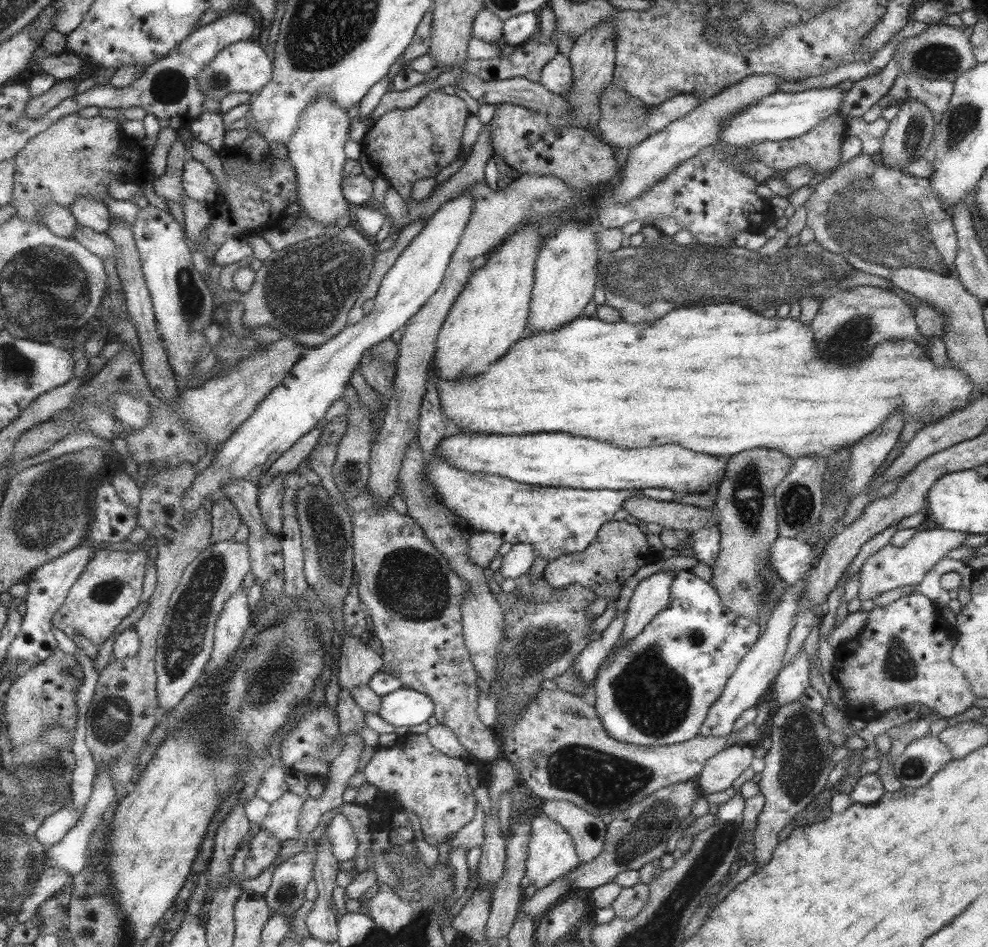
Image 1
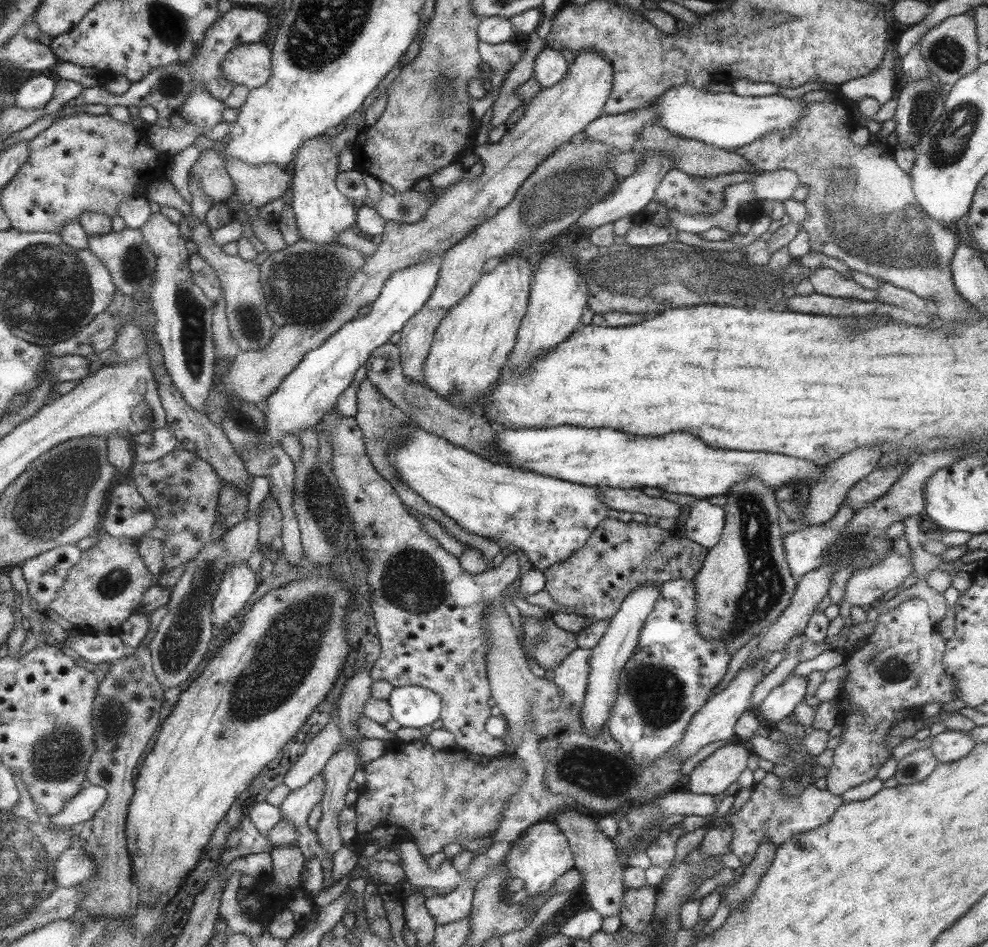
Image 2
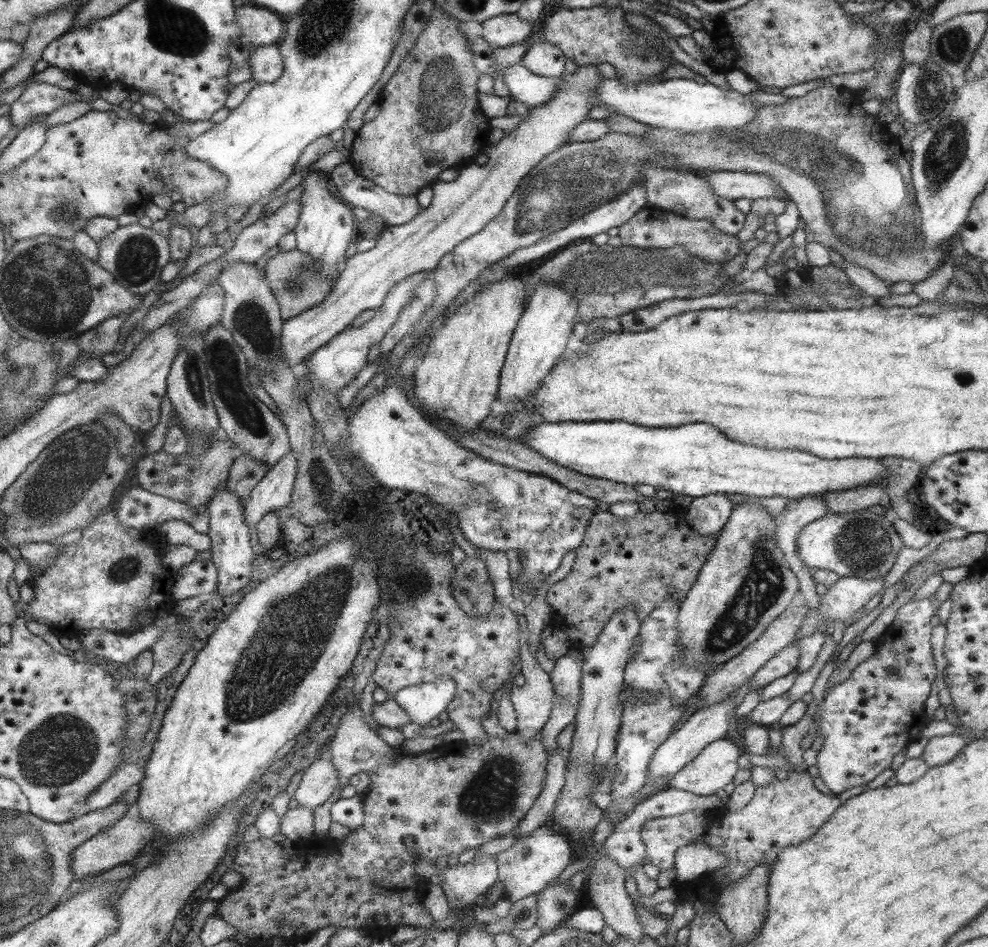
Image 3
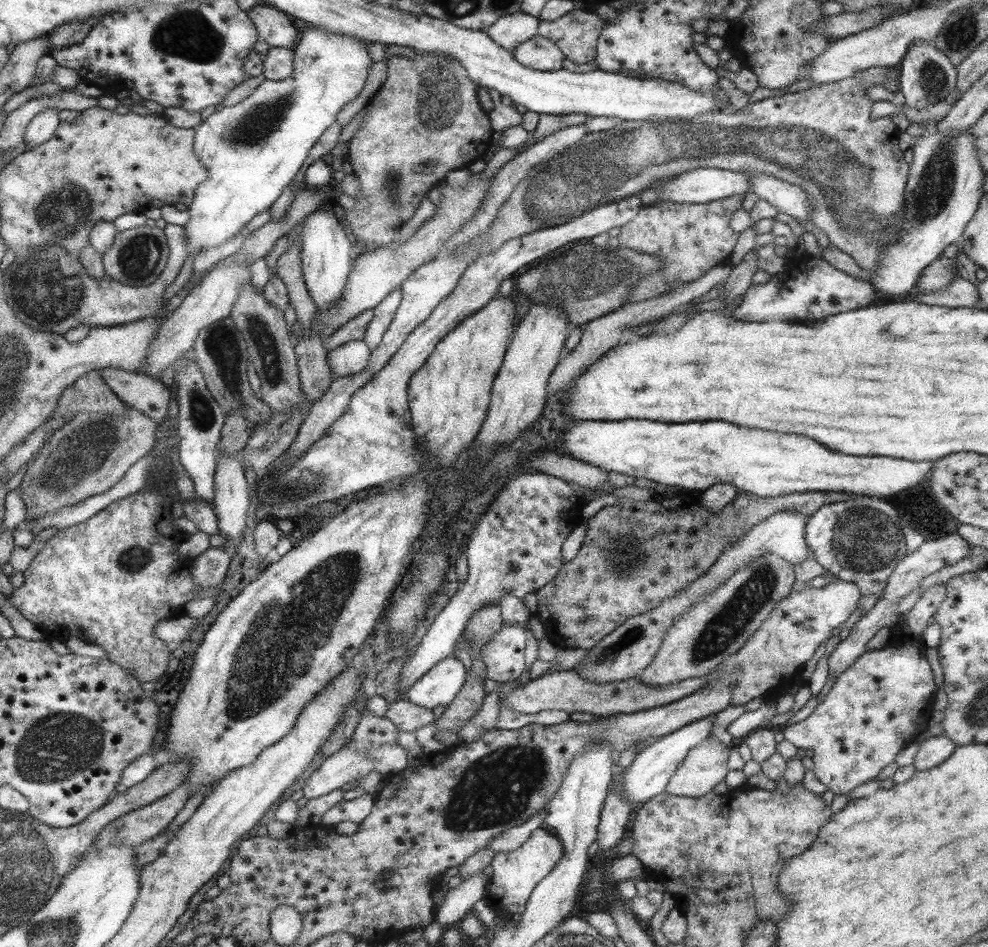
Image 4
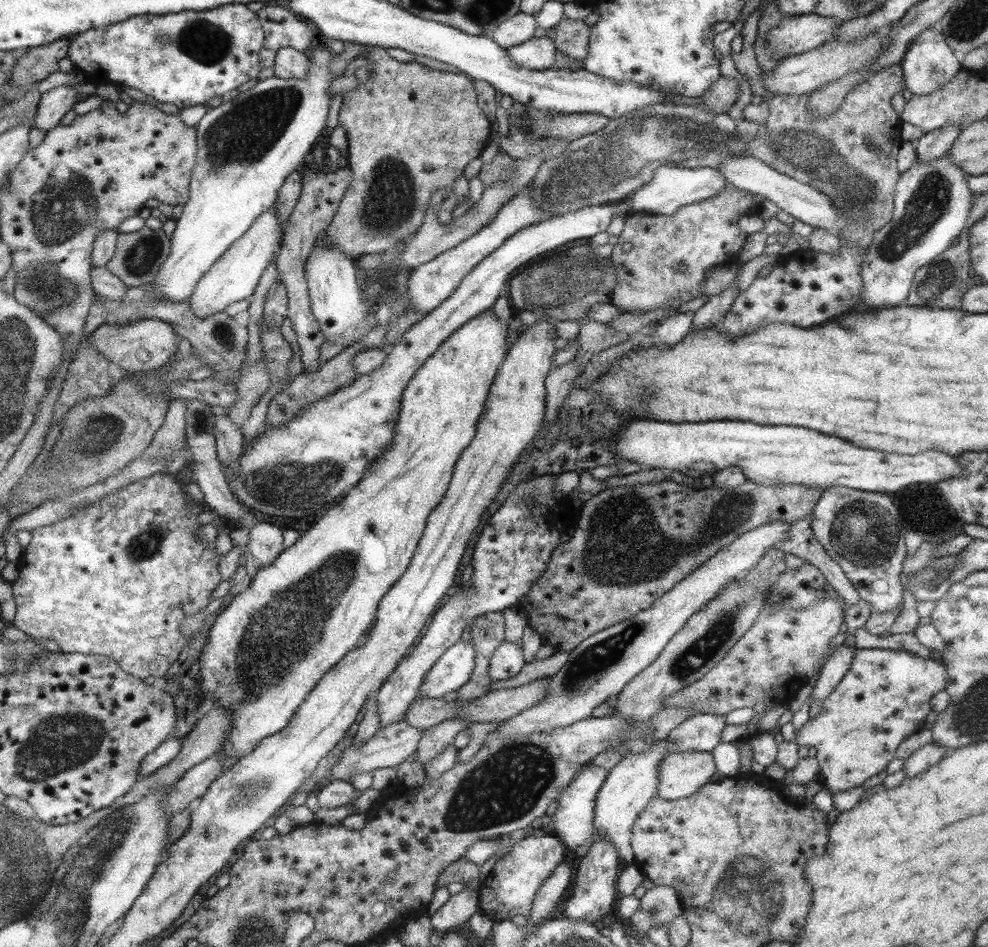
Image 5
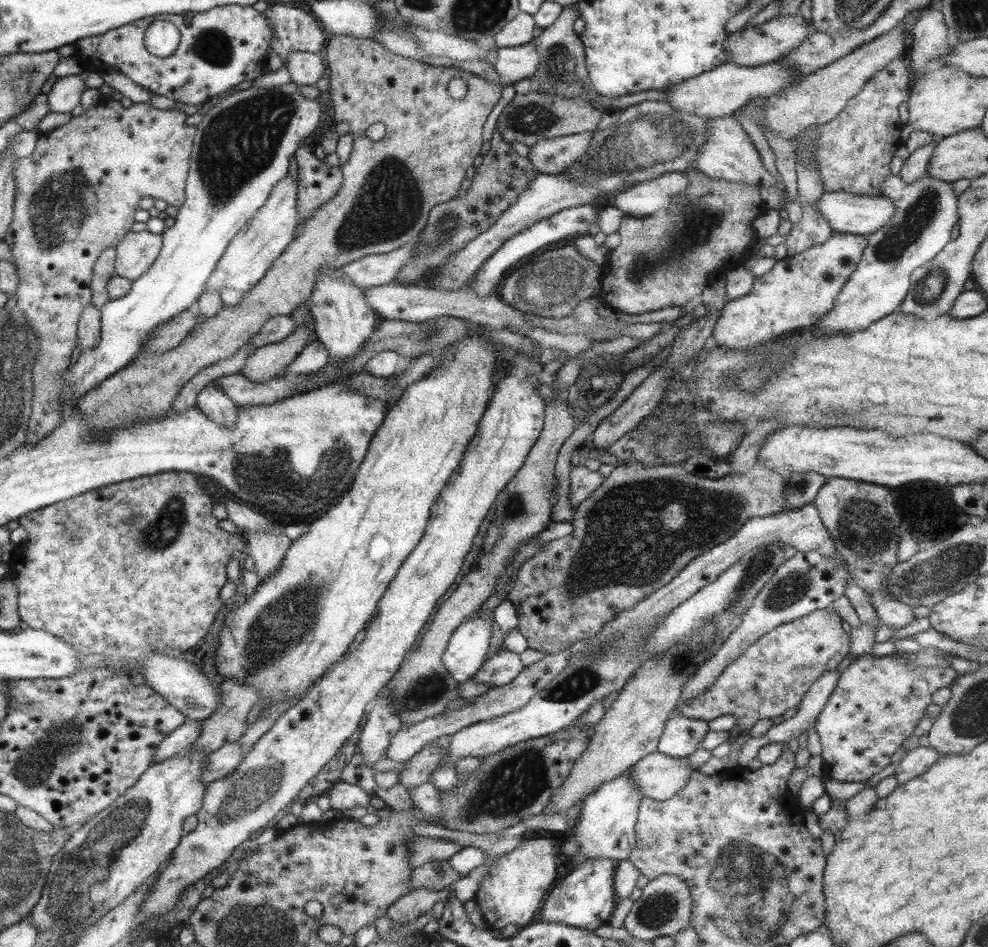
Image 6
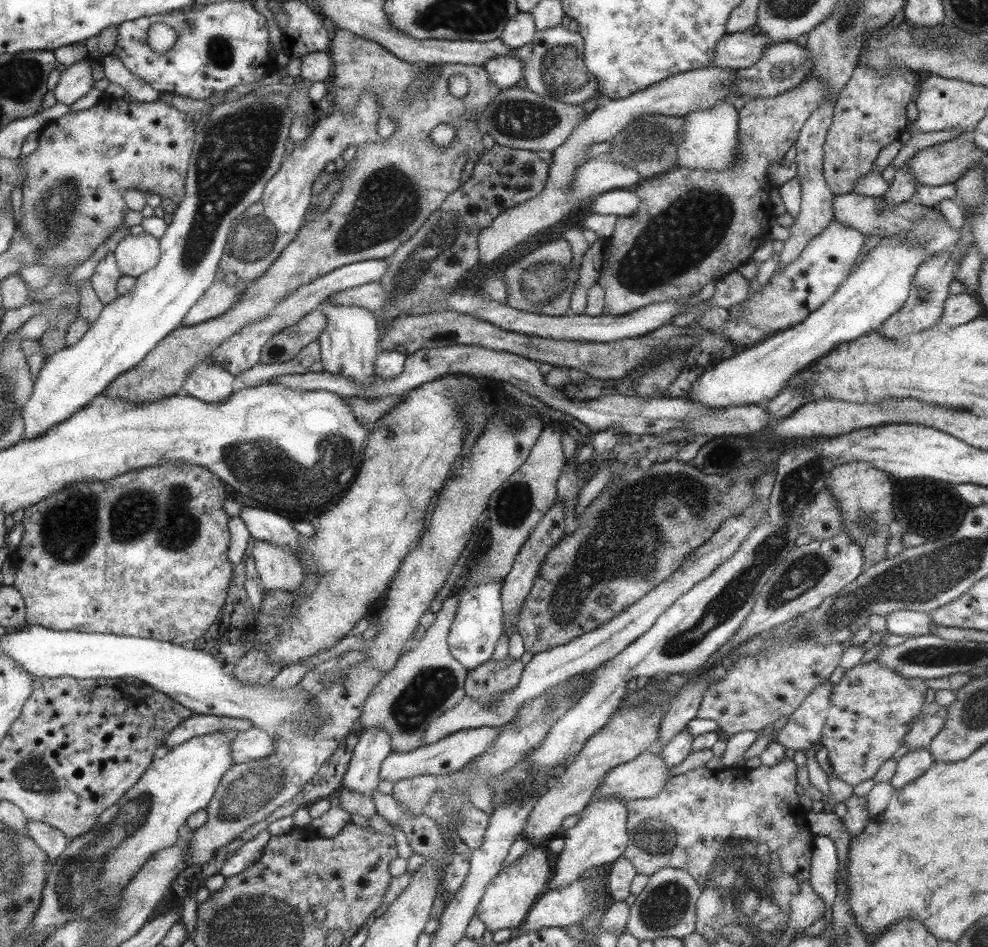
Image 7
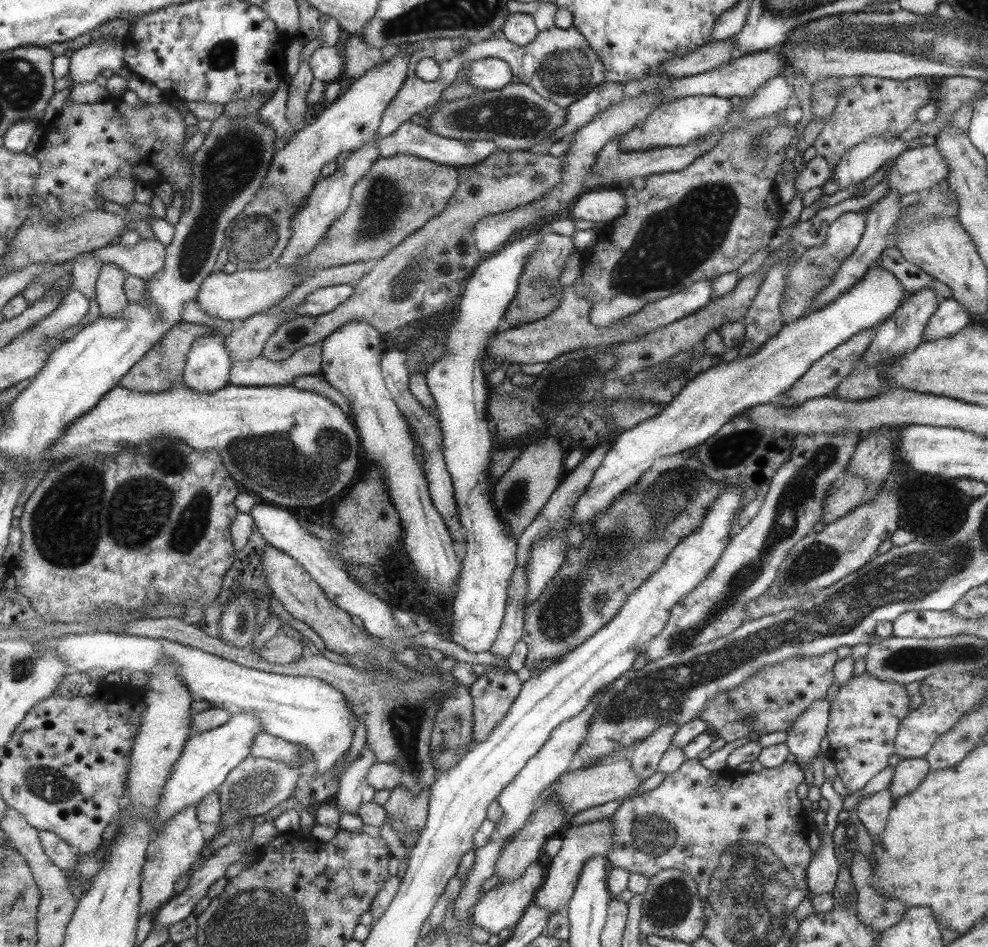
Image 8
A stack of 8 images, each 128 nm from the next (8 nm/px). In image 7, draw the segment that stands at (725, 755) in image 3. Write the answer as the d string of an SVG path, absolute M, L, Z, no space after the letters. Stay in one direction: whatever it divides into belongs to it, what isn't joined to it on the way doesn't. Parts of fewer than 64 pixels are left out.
M647 750L613 767L597 791L593 791L593 799L597 799L595 794L599 794L599 798L619 798L624 802L651 798L664 790L665 783L669 782L668 771L664 758Z

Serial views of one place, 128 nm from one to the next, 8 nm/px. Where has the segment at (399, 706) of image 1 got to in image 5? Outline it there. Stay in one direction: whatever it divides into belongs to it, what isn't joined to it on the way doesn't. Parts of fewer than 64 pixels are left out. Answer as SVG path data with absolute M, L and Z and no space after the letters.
M457 640L434 662L419 686L421 696L441 697L464 686L475 666L476 650L471 640Z

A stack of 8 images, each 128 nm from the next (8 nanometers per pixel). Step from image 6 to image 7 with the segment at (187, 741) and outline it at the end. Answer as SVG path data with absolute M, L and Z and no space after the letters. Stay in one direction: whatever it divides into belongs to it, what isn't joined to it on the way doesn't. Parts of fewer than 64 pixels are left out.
M195 714L183 719L176 728L165 738L164 744L171 748L191 738L212 734L215 732L241 732L249 728L247 721L241 718L229 718L213 715Z

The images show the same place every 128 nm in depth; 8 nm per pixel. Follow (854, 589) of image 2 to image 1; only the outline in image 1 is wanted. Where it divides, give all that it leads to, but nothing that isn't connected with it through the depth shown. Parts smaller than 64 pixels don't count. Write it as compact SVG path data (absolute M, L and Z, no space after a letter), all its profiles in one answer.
M938 527L933 530L917 529L913 537L901 547L888 543L869 555L858 570L860 586L856 598L859 601L872 600L883 592L903 586L917 585L937 561L945 558L949 550L963 546L963 536L961 532L944 530Z

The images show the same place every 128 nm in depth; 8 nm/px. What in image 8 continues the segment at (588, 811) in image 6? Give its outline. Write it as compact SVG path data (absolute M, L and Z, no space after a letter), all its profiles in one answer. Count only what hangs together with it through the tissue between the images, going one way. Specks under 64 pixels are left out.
M605 816L605 818L595 820L595 822L581 824L579 828L567 829L562 836L561 848L554 857L551 857L548 878L541 885L541 890L537 891L537 899L534 900L534 904L539 908L545 908L547 912L564 911L567 901L571 898L579 880L583 863L591 855L601 855L603 859L606 859L609 847L611 847L611 835L613 835L611 816Z

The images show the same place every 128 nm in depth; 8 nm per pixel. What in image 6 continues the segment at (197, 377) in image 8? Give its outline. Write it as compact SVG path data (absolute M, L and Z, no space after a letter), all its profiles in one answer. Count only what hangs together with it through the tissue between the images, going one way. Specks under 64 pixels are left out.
M207 383L199 393L195 406L217 425L231 429L237 419L236 406L225 391L213 383Z

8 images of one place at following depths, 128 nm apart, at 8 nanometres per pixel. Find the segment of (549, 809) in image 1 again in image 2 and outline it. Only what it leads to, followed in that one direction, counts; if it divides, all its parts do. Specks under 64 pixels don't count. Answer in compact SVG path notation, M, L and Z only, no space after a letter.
M565 808L555 812L550 819L557 823L557 827L561 828L561 832L568 837L572 855L576 859L575 870L583 878L582 894L589 902L589 908L602 917L619 917L620 906L624 900L624 868L617 861L615 844L610 838L601 834L597 822L594 822L589 814L581 809Z

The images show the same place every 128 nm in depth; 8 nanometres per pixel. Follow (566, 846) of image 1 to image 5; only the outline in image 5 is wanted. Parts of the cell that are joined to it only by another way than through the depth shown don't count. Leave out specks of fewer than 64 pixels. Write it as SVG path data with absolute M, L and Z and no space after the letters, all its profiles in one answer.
M533 829L523 839L514 843L511 850L495 862L491 872L481 881L478 888L480 914L502 924L508 924L513 916L529 916L536 892L556 870L561 858L563 858L561 842L551 836L537 834L537 829Z

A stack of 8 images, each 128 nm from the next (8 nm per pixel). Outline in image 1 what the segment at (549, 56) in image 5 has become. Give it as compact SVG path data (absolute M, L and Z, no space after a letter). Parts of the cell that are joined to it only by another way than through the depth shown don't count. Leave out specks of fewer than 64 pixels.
M561 53L555 54L543 65L537 82L549 92L565 98L575 83L571 62Z

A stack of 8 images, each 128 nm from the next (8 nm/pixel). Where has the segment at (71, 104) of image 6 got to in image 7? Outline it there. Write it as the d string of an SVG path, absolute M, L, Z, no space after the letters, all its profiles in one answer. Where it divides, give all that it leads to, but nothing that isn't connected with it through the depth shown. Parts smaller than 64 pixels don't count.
M85 59L67 67L61 73L54 91L58 102L68 106L87 96L95 86L93 64L91 59Z

